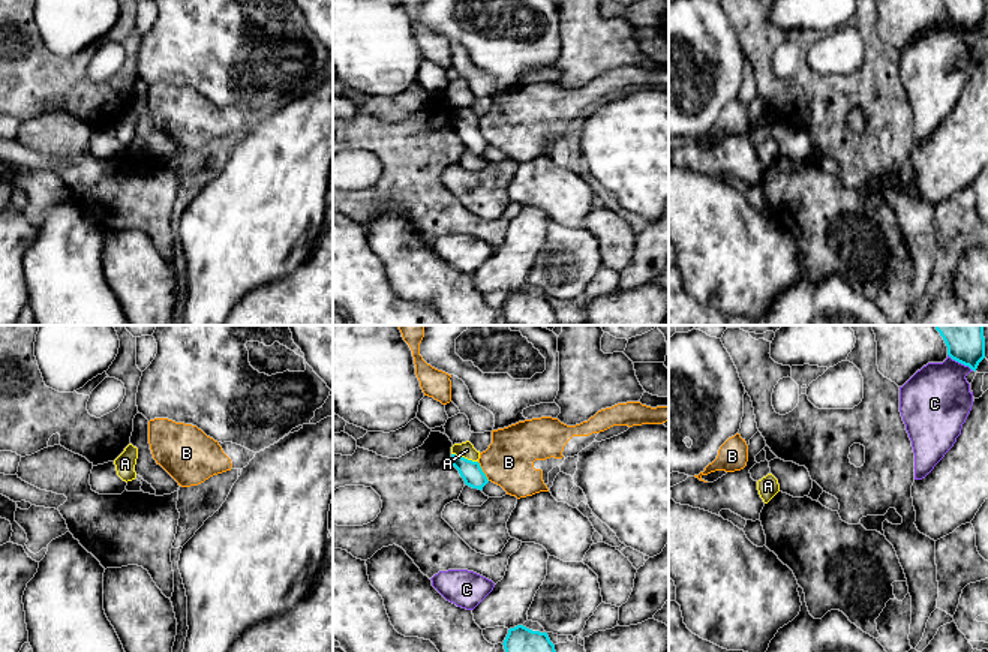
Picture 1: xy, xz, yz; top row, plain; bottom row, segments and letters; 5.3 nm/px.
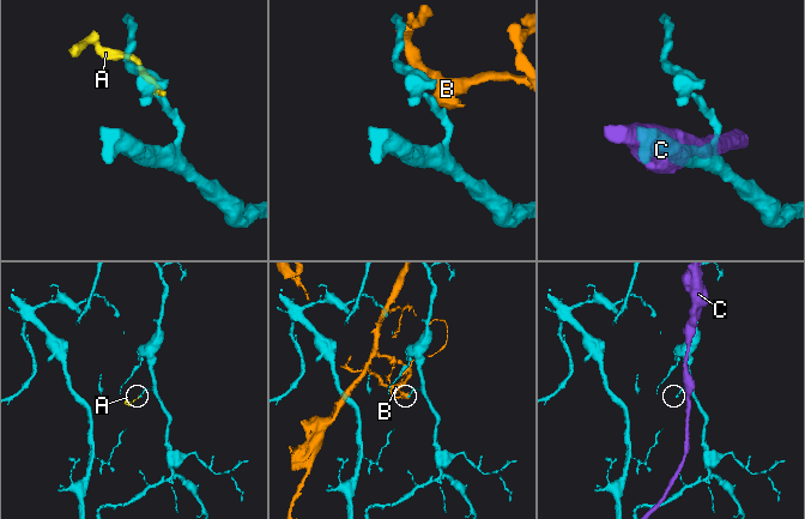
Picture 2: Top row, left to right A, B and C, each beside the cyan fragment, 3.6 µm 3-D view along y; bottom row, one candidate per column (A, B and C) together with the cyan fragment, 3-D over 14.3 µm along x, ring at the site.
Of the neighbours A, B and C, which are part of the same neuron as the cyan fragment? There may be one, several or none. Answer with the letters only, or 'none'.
A

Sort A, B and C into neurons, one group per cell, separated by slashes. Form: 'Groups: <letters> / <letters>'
Groups: A / B / C

